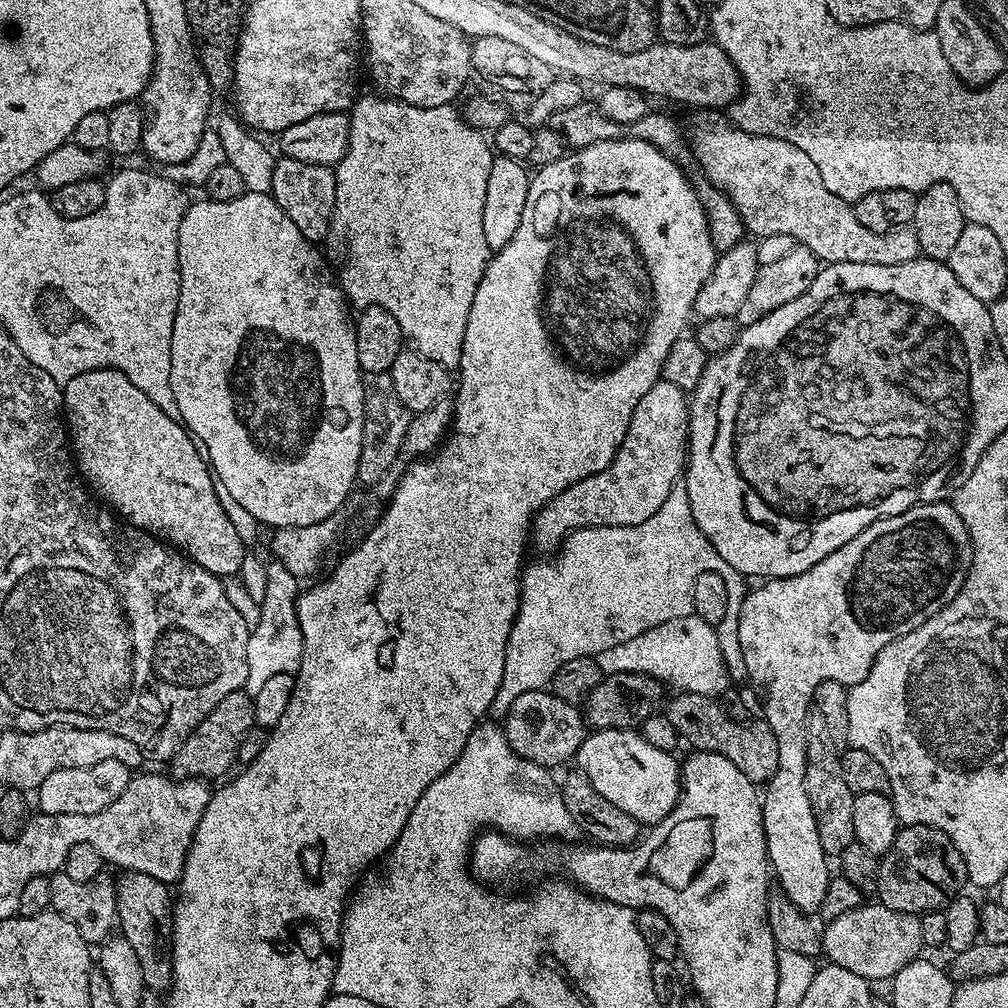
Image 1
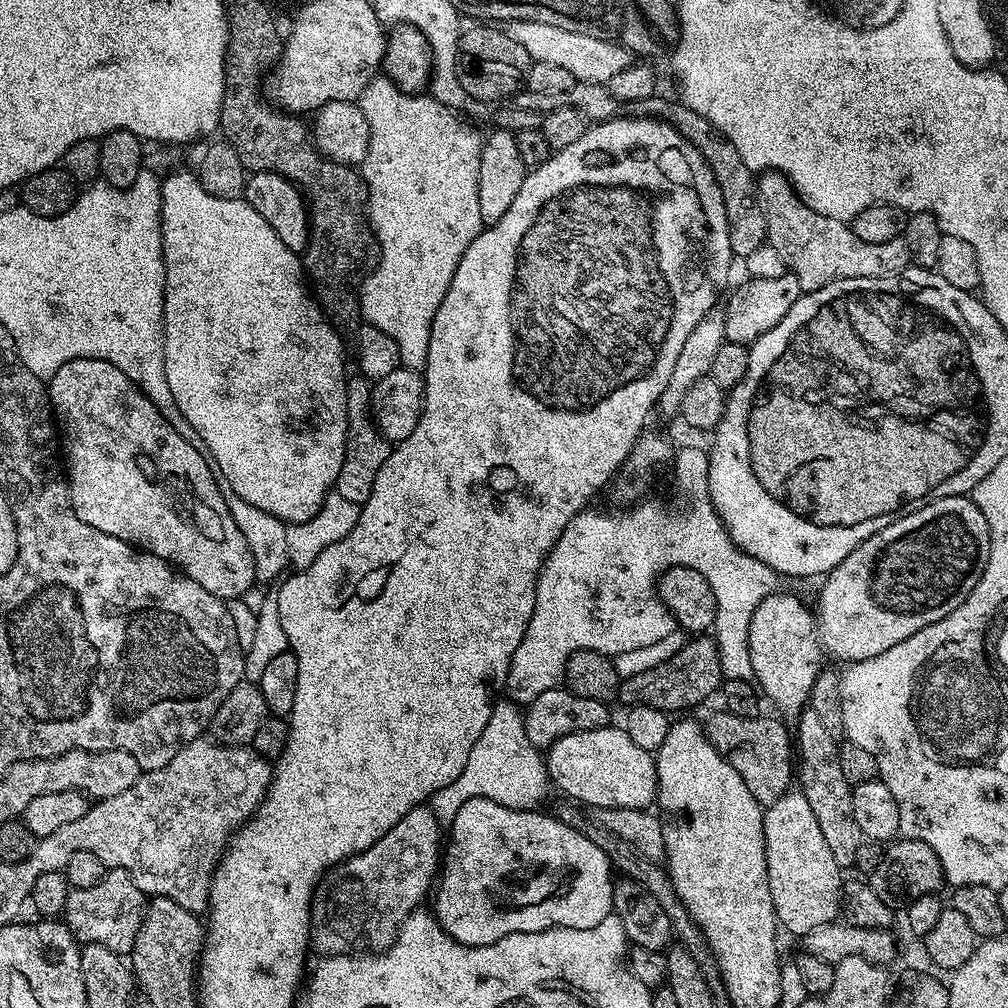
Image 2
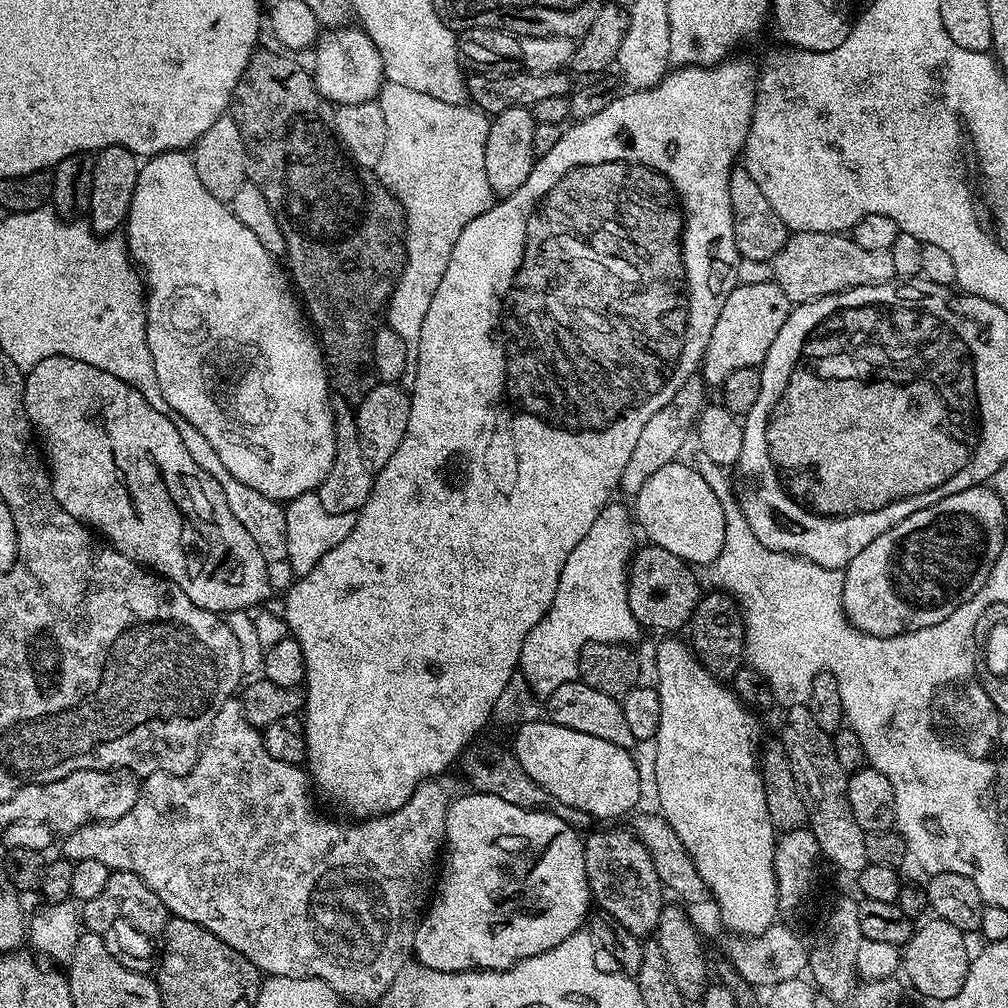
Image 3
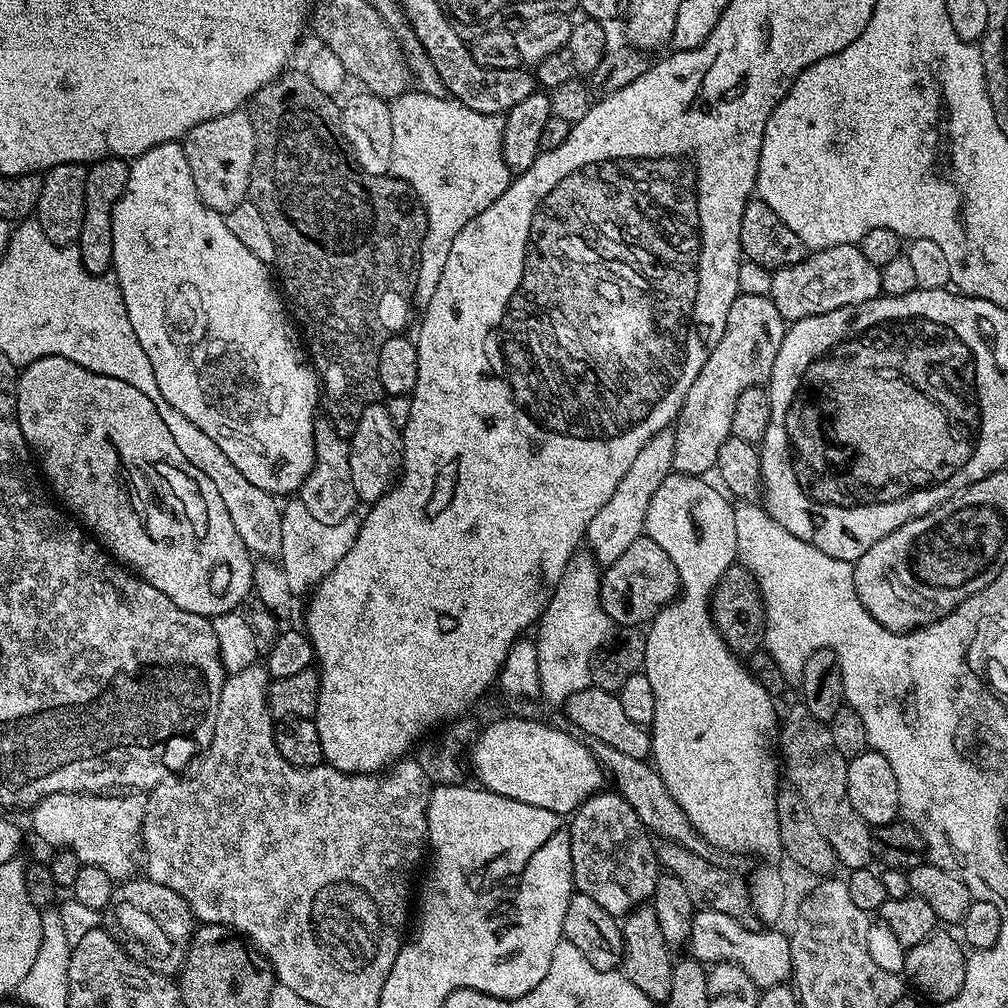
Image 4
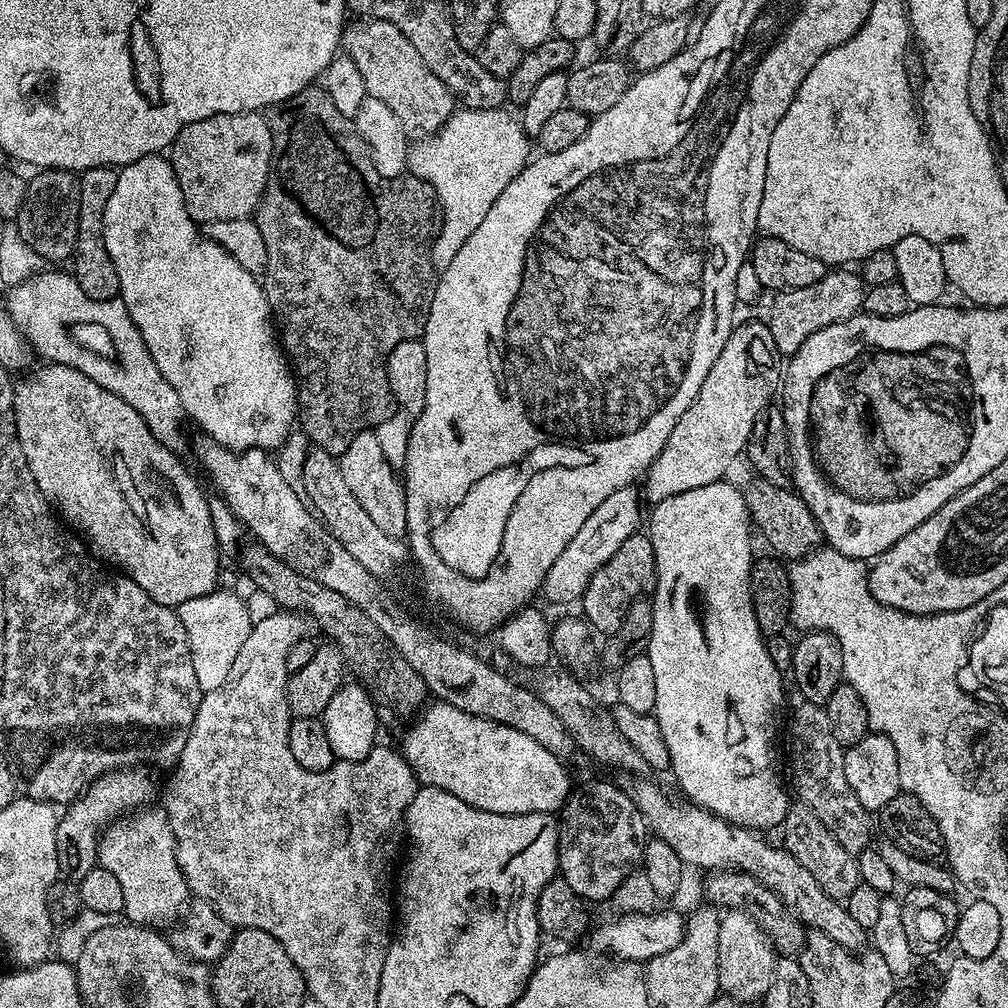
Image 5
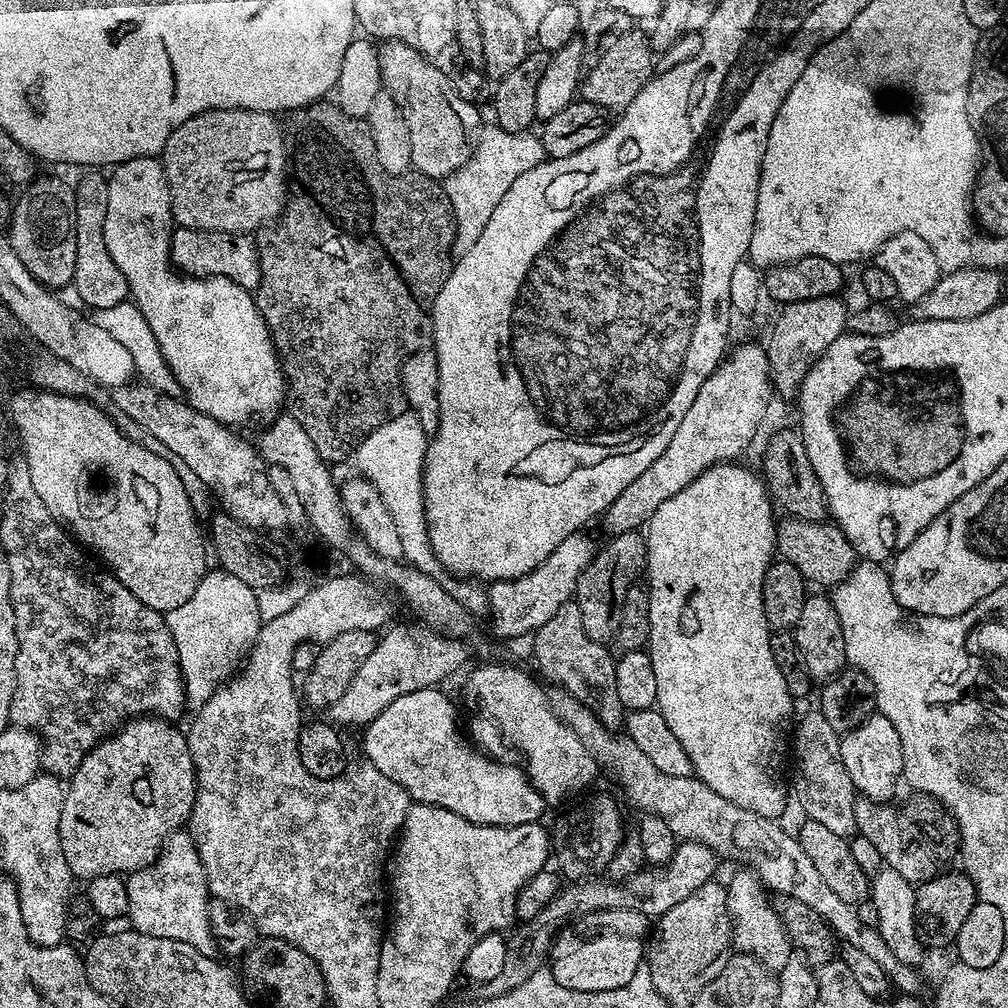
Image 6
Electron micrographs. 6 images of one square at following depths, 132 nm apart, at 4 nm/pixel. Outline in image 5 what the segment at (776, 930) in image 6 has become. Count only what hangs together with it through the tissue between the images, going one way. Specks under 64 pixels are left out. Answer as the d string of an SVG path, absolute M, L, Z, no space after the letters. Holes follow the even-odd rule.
M725 911L718 930L718 982L725 996L741 1000L746 1006L751 1000L763 1001L770 981L774 979L774 966L778 953L768 941L768 935L744 912Z

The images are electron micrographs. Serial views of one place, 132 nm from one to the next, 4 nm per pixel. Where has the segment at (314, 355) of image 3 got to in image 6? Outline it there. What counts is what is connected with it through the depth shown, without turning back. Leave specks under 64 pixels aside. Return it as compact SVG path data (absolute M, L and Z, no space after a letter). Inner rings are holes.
M147 156L117 164L108 176L108 189L106 250L110 250L114 266L118 266L122 278L126 278L131 303L146 318L150 330L154 330L162 358L166 358L166 366L170 366L174 378L178 378L183 399L202 414L229 426L248 424L259 416L279 413L286 400L284 369L272 347L272 335L256 308L253 293L230 278L183 275L172 263L174 221L163 163L157 157Z

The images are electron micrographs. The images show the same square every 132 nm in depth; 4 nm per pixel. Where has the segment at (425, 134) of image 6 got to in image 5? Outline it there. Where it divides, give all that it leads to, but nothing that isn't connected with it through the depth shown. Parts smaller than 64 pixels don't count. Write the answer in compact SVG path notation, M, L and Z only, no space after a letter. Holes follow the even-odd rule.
M356 18L345 23L342 37L342 52L347 59L358 66L362 73L362 82L369 96L386 102L394 114L403 122L405 129L413 133L431 134L452 117L454 97L452 91L422 62L422 54L414 50L414 45L398 26L385 20ZM453 104L453 105L452 105ZM413 128L413 129L412 129Z

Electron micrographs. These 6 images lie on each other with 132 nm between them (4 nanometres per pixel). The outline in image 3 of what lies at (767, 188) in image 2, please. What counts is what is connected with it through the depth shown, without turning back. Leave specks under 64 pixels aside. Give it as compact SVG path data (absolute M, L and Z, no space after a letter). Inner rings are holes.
M792 232L786 246L770 262L772 279L793 305L805 304L847 288L886 284L897 279L894 258L889 250L862 250L851 235L838 232Z

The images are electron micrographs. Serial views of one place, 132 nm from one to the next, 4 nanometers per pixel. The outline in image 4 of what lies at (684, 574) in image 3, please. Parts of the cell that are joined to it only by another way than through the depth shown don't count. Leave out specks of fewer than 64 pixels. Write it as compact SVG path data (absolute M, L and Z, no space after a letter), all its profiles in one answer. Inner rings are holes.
M647 534L639 536L613 564L603 569L600 577L600 605L606 610L609 621L620 626L644 626L647 625L660 611L671 604L680 595L680 579L674 562L670 562L670 554L658 546Z

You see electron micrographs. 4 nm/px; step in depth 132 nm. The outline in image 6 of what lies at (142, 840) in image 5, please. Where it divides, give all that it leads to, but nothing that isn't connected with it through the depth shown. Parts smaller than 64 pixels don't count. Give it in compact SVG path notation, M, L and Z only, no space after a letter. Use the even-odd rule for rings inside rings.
M187 831L173 832L160 847L156 861L131 873L127 882L130 894L127 919L135 931L154 938L174 938L174 942L186 942L186 946L194 946L194 950L207 956L217 955L208 917L210 893L206 872Z

